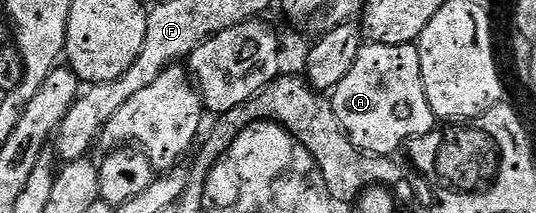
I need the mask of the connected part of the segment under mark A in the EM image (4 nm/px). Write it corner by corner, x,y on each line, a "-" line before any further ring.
414,43
363,44
356,55
356,63
352,63
352,71
348,71
348,75
344,75
344,79
340,79
340,83
332,91
332,104
336,111
336,119
340,119
342,130
346,132
351,143
363,153
372,153
376,157
397,154
396,151
401,145
403,148
412,138
424,135
436,127
436,118
424,91
418,46

